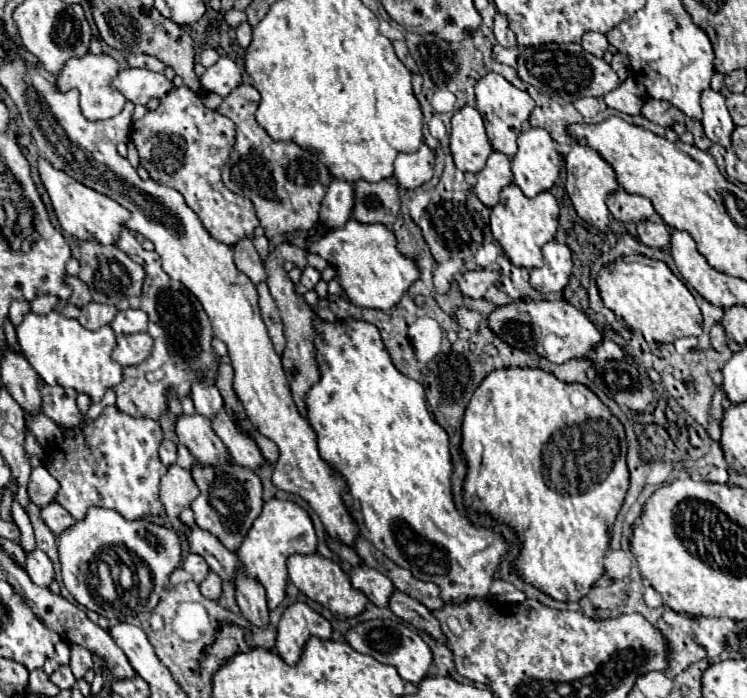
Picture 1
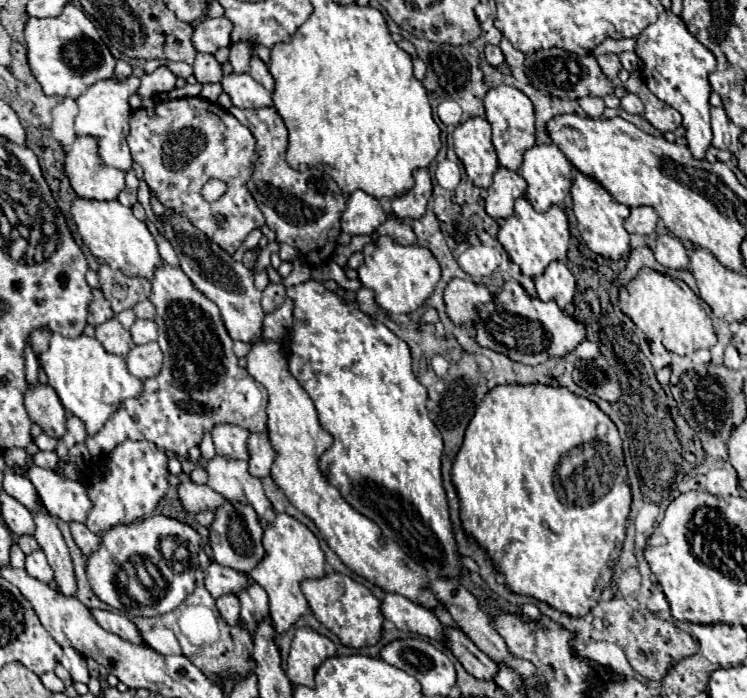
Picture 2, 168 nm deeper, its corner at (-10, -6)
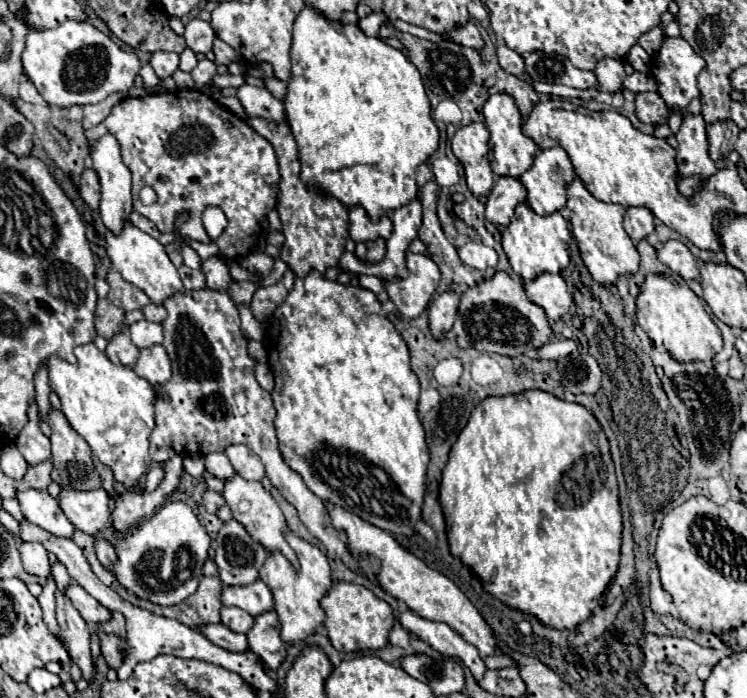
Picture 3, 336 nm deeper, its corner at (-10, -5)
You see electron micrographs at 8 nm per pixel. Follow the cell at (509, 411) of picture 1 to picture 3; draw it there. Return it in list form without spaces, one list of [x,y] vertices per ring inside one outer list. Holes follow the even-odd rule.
[[[540,389],[524,391],[520,395],[500,395],[484,399],[470,415],[466,427],[460,431],[458,441],[450,451],[450,459],[442,473],[440,483],[440,501],[444,505],[446,523],[448,523],[448,539],[452,555],[460,557],[484,583],[484,589],[506,603],[508,607],[520,609],[524,613],[536,615],[544,625],[554,629],[574,629],[582,621],[586,621],[592,609],[598,605],[602,593],[610,585],[616,575],[620,563],[620,541],[622,541],[622,511],[620,511],[620,495],[618,481],[614,471],[614,461],[610,455],[608,439],[598,423],[598,419],[580,403],[570,403],[558,399],[556,395]]]

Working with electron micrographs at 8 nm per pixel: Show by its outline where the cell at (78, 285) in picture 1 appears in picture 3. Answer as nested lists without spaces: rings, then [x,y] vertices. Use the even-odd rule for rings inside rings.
[[[98,299],[94,325],[100,337],[112,339],[114,333],[122,331],[122,319],[124,319],[124,311],[120,307],[116,307],[110,299]]]

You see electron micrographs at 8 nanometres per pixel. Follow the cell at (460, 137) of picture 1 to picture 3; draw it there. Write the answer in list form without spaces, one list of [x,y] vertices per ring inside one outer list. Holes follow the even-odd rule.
[[[470,123],[460,127],[452,137],[452,151],[464,165],[468,187],[476,197],[486,197],[494,185],[488,139],[490,131],[484,123]]]

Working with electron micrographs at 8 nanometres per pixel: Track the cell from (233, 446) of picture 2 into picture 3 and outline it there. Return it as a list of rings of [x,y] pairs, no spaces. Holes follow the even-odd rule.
[[[232,445],[232,447],[226,447],[224,453],[230,459],[236,473],[242,475],[244,479],[260,481],[264,477],[264,465],[260,463],[260,457],[254,451],[250,451],[248,447]]]

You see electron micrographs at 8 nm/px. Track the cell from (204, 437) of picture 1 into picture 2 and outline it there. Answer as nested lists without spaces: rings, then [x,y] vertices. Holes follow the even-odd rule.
[[[214,456],[206,462],[208,486],[220,492],[230,502],[250,504],[260,524],[268,524],[266,512],[272,508],[270,500],[264,494],[262,482],[248,472],[248,462],[244,460],[226,460],[222,456]]]

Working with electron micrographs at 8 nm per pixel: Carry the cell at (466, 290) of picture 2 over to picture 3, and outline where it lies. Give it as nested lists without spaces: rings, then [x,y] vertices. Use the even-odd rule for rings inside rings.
[[[444,291],[436,297],[436,301],[430,305],[430,335],[432,337],[438,339],[452,329],[458,305],[460,305],[460,293],[456,291]]]

